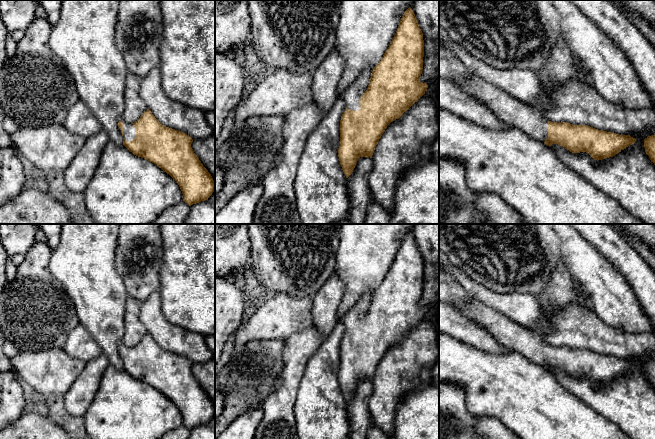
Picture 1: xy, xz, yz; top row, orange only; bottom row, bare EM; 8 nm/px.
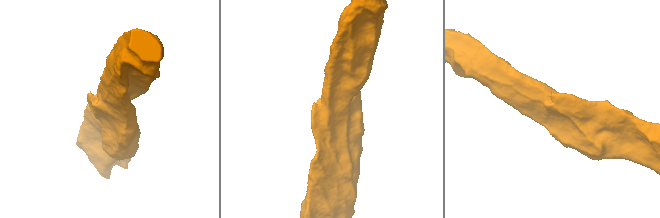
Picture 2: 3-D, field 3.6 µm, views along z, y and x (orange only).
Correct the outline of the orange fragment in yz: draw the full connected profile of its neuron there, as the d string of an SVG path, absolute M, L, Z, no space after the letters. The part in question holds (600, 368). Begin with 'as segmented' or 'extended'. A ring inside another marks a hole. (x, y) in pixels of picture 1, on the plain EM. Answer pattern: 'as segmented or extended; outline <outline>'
extended; outline M479 301L451 305L484 328L498 344L549 371L558 368L572 377L586 376L594 384L602 384L615 380L636 366L630 359L619 359L587 349L548 345L539 334Z

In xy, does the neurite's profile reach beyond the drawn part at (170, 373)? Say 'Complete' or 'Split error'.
Split error

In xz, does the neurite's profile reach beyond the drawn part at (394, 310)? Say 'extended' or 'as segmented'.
extended

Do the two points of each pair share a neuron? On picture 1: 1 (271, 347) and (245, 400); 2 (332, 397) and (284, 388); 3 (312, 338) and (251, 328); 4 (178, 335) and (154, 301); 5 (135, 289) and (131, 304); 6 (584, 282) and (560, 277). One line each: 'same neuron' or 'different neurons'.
1: same neuron
2: different neurons
3: different neurons
4: same neuron
5: different neurons
6: different neurons

